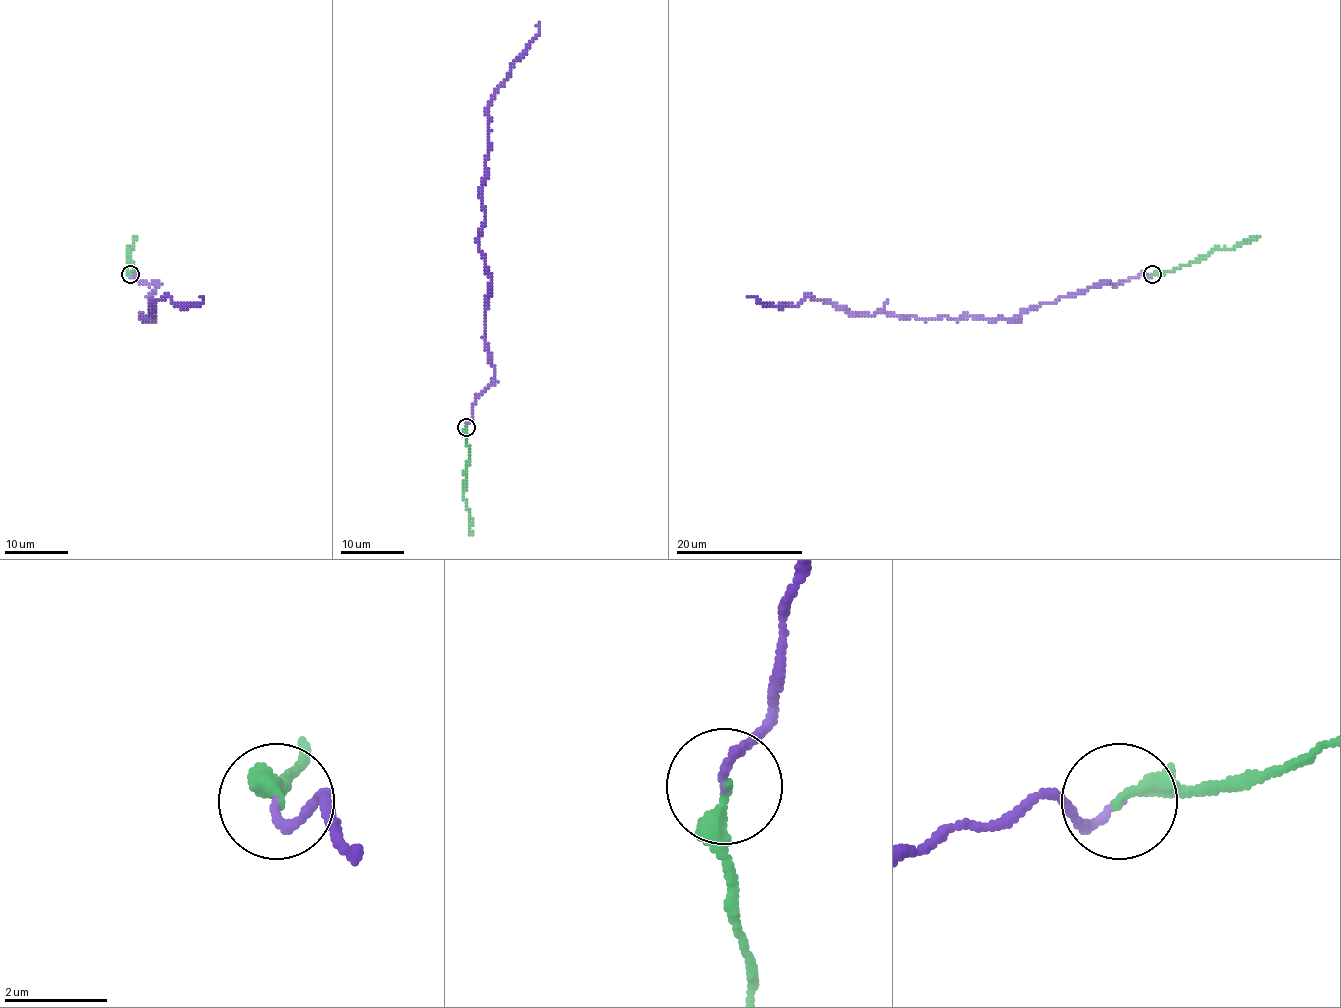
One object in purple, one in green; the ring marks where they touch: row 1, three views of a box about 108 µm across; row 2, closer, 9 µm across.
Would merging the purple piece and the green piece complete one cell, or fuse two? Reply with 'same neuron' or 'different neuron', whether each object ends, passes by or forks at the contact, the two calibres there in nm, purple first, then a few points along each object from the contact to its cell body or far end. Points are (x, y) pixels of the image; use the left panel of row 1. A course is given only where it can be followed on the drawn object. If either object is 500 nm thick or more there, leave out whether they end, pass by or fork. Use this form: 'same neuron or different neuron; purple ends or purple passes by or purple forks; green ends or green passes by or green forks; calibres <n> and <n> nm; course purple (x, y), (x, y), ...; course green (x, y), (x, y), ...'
same neuron; purple ends; green passes by; calibres 160 and 190 nm; course purple (129, 274), (159, 285), (148, 297), (155, 318), (145, 320), (167, 296), (174, 305), (199, 304), (204, 296); course green (129, 274), (132, 266), (128, 248), (131, 248), (135, 237)

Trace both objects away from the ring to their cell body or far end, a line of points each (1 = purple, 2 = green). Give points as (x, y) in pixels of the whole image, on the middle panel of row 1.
1: (465, 427), (475, 398), (495, 373), (484, 335), (491, 273), (478, 247), (484, 220), (487, 111), (540, 23)
2: (465, 427), (468, 462), (464, 491), (471, 535)

